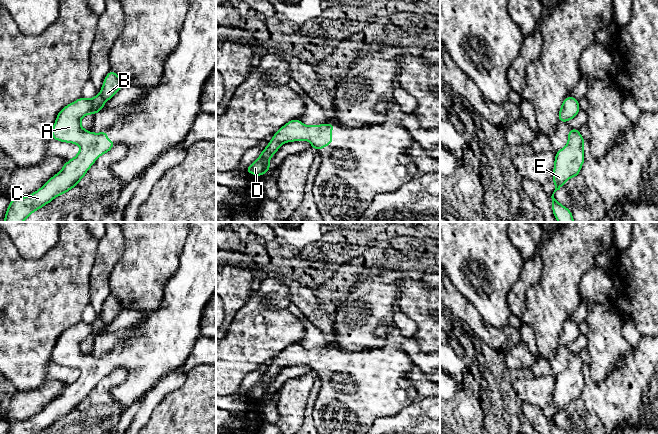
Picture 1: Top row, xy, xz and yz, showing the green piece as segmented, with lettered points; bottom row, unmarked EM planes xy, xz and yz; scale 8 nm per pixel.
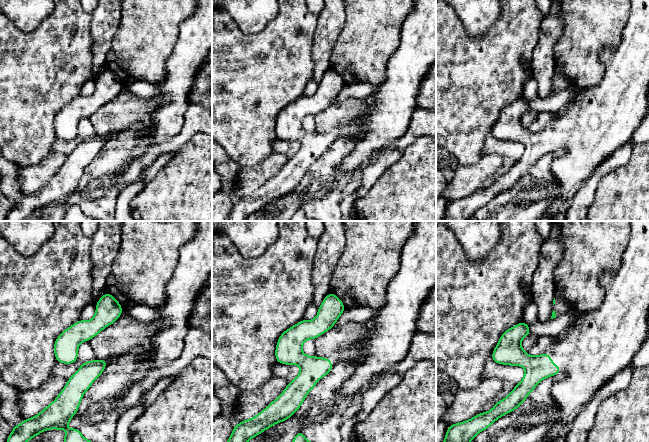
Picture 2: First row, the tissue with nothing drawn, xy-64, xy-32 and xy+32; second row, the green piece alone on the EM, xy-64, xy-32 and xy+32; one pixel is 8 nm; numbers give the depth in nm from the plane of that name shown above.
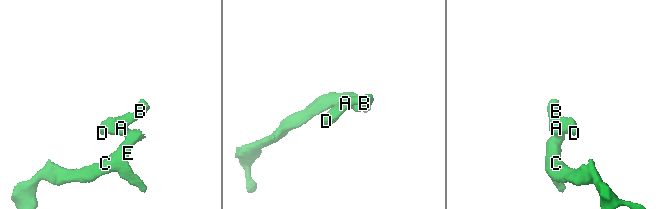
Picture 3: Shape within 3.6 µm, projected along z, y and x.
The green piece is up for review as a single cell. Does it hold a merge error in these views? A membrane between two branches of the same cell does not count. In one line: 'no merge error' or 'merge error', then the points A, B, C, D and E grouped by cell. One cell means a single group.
no merge error; groups A B C D E

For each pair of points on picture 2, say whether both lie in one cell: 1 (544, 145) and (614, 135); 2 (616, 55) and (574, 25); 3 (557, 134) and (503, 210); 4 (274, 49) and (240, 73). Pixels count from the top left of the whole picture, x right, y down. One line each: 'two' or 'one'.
1: one
2: two
3: two
4: one

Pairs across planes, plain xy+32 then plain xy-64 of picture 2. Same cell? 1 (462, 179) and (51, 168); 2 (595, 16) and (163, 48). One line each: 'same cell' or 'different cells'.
1: same cell
2: same cell

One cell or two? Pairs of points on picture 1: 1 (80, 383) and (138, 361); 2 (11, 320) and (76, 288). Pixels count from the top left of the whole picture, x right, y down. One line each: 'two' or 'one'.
1: one
2: one

